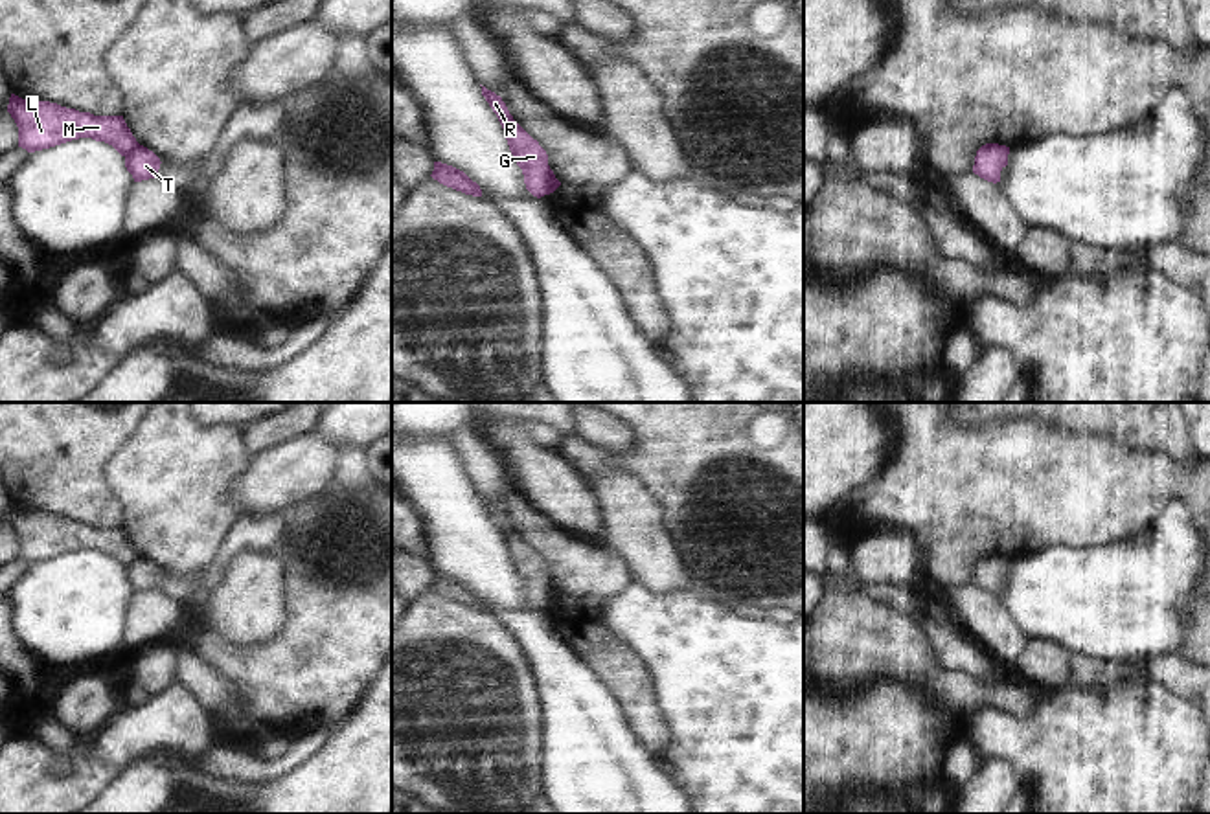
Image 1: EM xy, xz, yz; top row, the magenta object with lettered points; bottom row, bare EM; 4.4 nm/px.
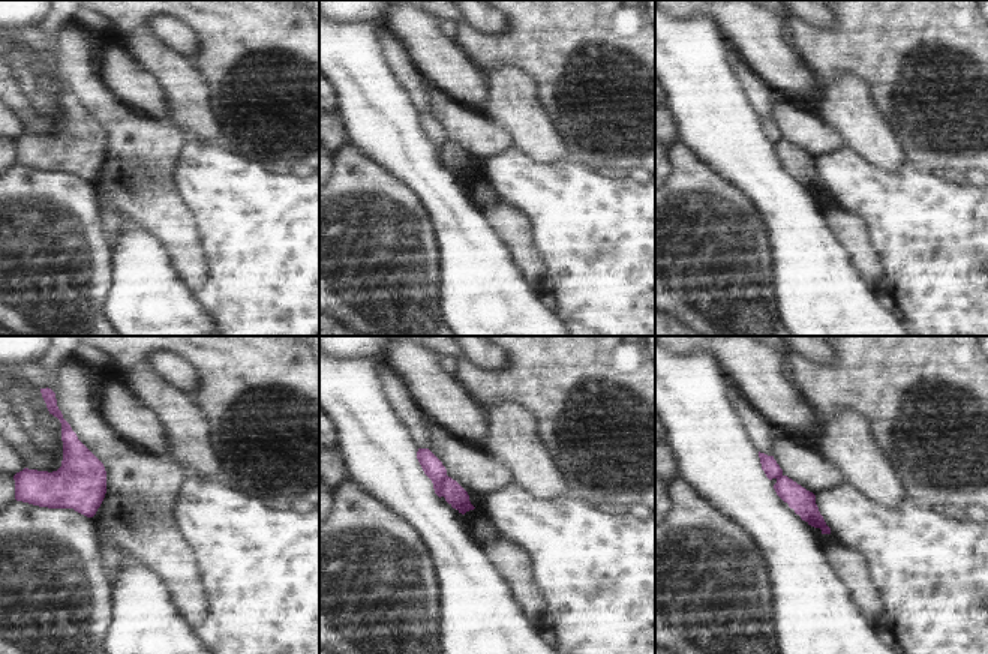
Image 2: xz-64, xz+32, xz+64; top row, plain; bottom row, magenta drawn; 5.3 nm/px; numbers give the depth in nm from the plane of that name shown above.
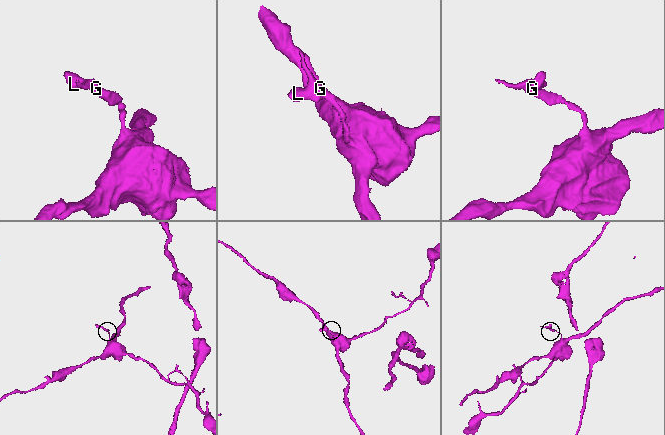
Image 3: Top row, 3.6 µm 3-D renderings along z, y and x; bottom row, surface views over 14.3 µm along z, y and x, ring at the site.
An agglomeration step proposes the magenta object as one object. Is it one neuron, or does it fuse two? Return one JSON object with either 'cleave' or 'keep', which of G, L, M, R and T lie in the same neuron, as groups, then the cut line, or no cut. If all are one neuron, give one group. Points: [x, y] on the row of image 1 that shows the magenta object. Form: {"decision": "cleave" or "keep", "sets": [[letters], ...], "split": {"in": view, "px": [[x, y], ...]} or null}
{"decision": "cleave", "sets": [["G", "L", "M", "R"], ["T"]], "split": {"in": "xz", "px": [[550, 169], [547, 193]]}}

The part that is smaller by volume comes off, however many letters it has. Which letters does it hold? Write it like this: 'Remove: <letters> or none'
Remove: G, L, M, R

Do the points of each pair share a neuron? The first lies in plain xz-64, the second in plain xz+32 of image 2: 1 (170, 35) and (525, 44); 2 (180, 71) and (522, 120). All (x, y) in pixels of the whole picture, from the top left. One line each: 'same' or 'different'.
1: different
2: same

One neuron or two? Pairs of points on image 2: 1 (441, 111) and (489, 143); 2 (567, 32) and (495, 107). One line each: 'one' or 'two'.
1: one
2: two

